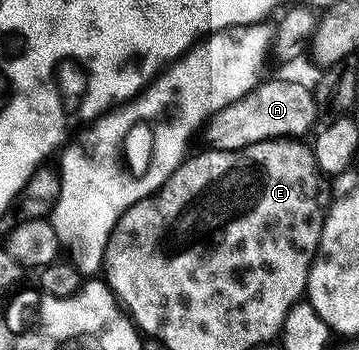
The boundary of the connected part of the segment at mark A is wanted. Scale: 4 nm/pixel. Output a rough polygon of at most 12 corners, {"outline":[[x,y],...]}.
{"outline":[[269,79],[216,113],[214,150],[303,137],[310,89]]}

